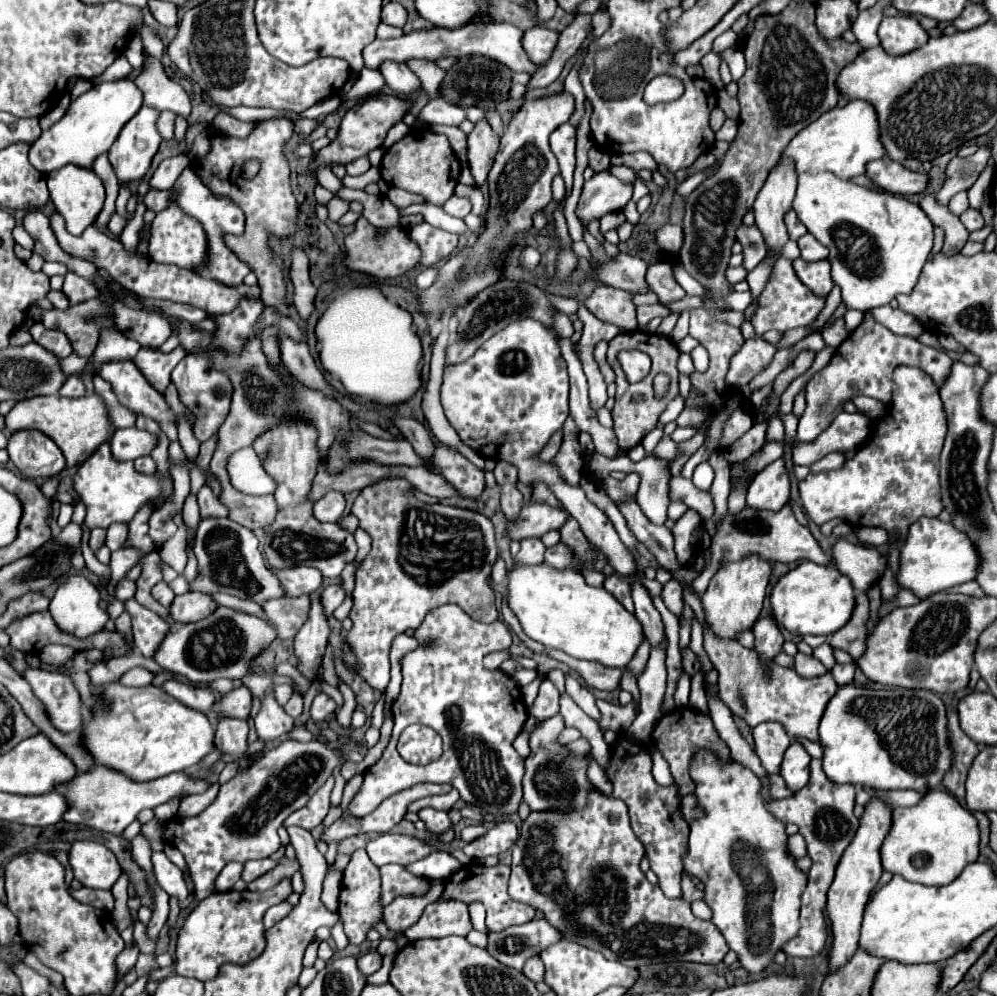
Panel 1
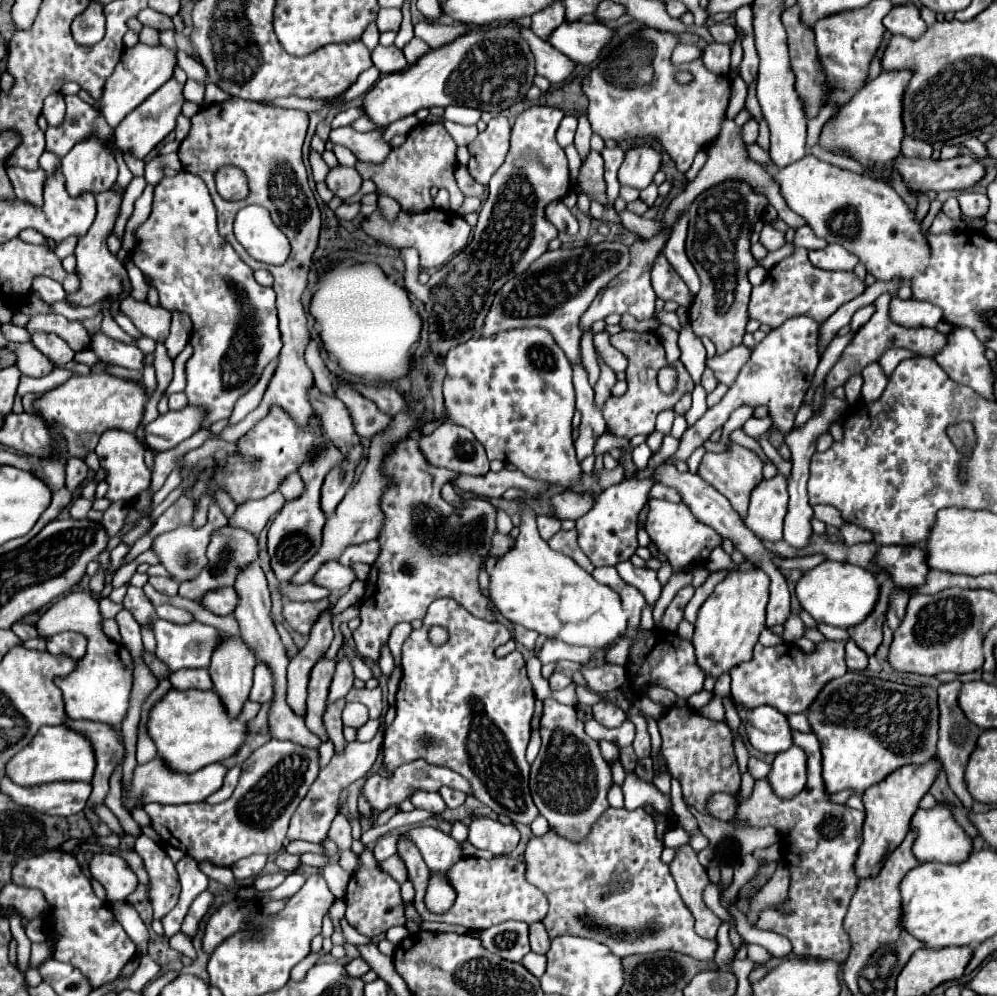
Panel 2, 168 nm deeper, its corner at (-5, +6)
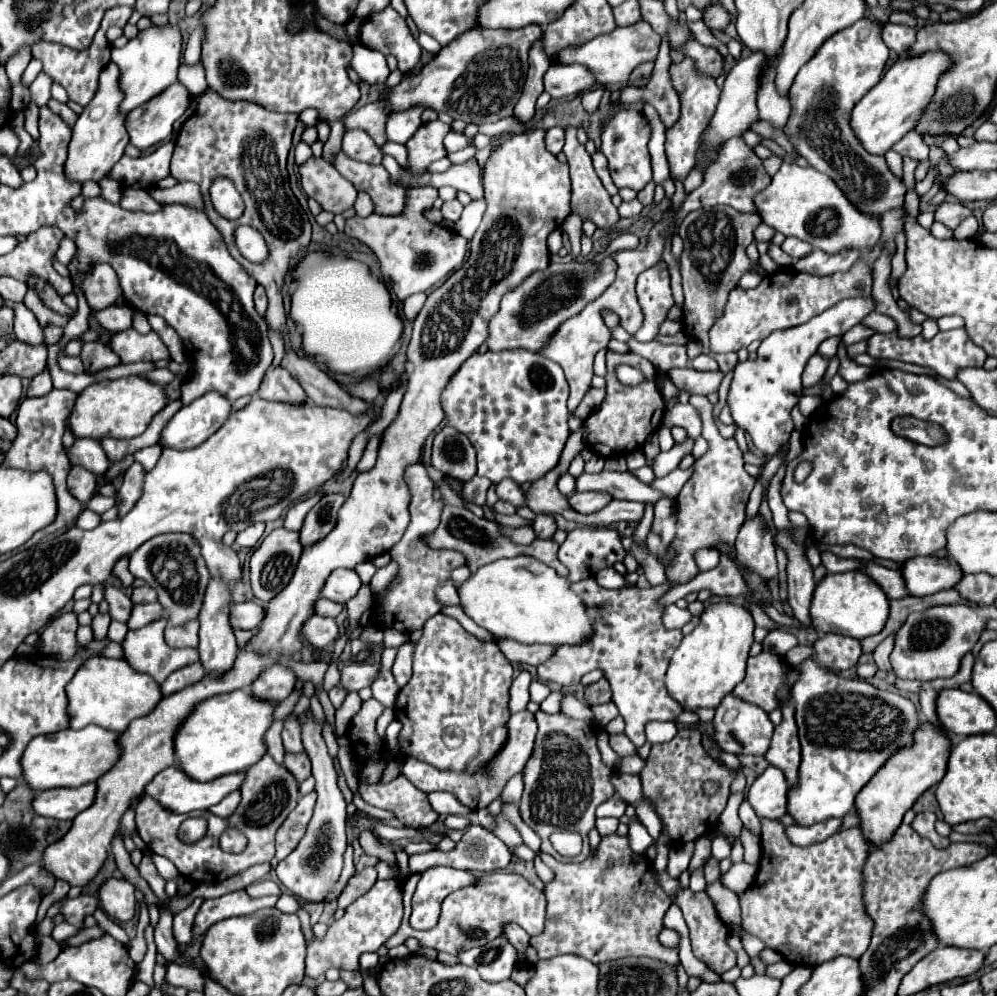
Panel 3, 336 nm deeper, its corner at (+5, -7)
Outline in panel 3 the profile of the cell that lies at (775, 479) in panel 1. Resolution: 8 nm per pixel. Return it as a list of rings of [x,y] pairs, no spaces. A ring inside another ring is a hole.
[[[755,516],[753,520],[747,520],[739,536],[735,540],[735,554],[739,564],[761,576],[765,582],[777,578],[777,560],[775,560],[775,546],[773,546],[773,536],[769,528]]]

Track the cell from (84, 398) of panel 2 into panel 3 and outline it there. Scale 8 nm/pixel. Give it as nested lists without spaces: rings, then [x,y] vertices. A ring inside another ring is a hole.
[[[131,374],[125,378],[115,378],[115,380],[103,380],[87,386],[77,402],[75,408],[69,416],[69,426],[77,438],[135,438],[141,436],[151,418],[165,408],[169,402],[165,388],[159,384],[153,384],[151,380]]]

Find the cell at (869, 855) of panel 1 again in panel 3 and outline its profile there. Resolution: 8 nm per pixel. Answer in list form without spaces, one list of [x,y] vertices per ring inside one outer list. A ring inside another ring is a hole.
[[[923,722],[921,728],[917,728],[917,734],[913,734],[913,746],[905,746],[905,750],[897,750],[885,766],[881,766],[881,772],[875,774],[873,780],[869,780],[869,786],[861,790],[855,798],[855,808],[861,818],[861,830],[863,836],[869,838],[869,844],[879,846],[889,840],[889,834],[897,830],[897,826],[903,820],[903,814],[913,806],[913,802],[923,794],[929,786],[939,784],[947,770],[947,760],[951,754],[951,738],[935,724]]]

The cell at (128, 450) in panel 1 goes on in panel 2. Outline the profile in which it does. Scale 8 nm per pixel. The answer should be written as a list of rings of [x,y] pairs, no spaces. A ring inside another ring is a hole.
[[[187,405],[181,411],[169,411],[165,415],[159,415],[155,421],[143,427],[145,445],[153,451],[171,449],[183,439],[191,437],[195,431],[199,431],[201,417],[203,417],[203,411],[191,405]]]

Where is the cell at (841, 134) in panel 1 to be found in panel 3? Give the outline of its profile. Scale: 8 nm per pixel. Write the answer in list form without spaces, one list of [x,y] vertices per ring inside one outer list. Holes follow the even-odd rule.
[[[925,52],[925,54],[919,54],[919,56],[901,56],[889,70],[887,74],[881,78],[879,84],[875,84],[859,102],[857,106],[853,108],[853,114],[851,114],[851,128],[853,132],[857,134],[857,138],[861,140],[863,148],[871,154],[879,154],[883,156],[895,142],[899,142],[907,132],[911,132],[921,114],[925,112],[925,106],[931,102],[933,94],[935,94],[935,86],[941,78],[941,74],[945,74],[949,68],[953,68],[953,60],[945,54],[945,52]]]

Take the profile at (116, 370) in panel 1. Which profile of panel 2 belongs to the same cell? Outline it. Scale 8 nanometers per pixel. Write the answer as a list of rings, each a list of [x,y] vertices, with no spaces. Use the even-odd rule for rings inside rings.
[[[103,333],[93,335],[91,349],[103,363],[111,363],[111,365],[127,367],[127,369],[143,369],[143,351],[139,347],[109,339]]]

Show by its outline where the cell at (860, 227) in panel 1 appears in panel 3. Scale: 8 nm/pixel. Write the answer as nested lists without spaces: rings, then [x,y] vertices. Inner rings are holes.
[[[783,162],[779,172],[771,178],[771,184],[755,194],[753,204],[761,220],[785,236],[795,236],[809,242],[827,254],[835,254],[843,248],[857,248],[865,252],[881,238],[881,222],[877,216],[861,214],[843,192],[825,174],[809,168],[801,168],[795,162]]]

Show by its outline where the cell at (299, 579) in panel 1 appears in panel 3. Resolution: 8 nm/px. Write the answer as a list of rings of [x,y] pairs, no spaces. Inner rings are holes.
[[[337,568],[327,580],[327,584],[323,588],[323,596],[329,600],[335,600],[339,604],[345,604],[347,600],[351,600],[357,594],[359,588],[361,588],[361,578],[357,576],[355,570]]]

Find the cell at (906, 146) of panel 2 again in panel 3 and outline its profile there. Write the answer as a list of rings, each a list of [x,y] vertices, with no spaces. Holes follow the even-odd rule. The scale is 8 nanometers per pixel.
[[[915,130],[905,134],[895,146],[893,146],[895,152],[899,152],[901,156],[911,156],[915,160],[927,160],[927,154],[929,154],[929,148],[923,140],[921,134],[917,134]]]

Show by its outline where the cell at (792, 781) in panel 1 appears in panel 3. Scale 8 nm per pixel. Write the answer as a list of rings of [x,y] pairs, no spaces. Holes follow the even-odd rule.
[[[769,766],[749,788],[747,802],[759,818],[781,818],[787,810],[787,790],[789,784],[783,772],[775,766]]]

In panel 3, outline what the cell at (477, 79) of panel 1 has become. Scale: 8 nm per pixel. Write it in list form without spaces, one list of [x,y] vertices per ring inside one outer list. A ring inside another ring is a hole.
[[[525,26],[517,30],[481,30],[473,28],[465,34],[461,34],[457,40],[453,40],[449,46],[445,46],[433,60],[417,74],[417,76],[403,76],[401,84],[395,86],[385,100],[391,102],[393,110],[407,110],[409,106],[423,104],[427,108],[433,108],[437,112],[447,112],[455,120],[473,122],[473,124],[487,124],[497,122],[501,118],[507,118],[513,114],[513,106],[517,104],[517,98],[521,98],[521,90],[527,78],[527,54],[529,46],[537,42],[537,38],[543,36],[543,30],[539,26]]]

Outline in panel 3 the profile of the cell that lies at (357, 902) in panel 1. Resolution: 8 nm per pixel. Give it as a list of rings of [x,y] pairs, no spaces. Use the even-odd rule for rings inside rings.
[[[377,880],[377,884],[357,898],[347,910],[345,916],[335,920],[323,938],[313,938],[307,944],[307,968],[305,974],[311,978],[323,976],[329,968],[337,970],[357,970],[359,956],[363,952],[377,952],[379,946],[389,940],[403,918],[403,904],[401,904],[401,890],[397,880]]]

